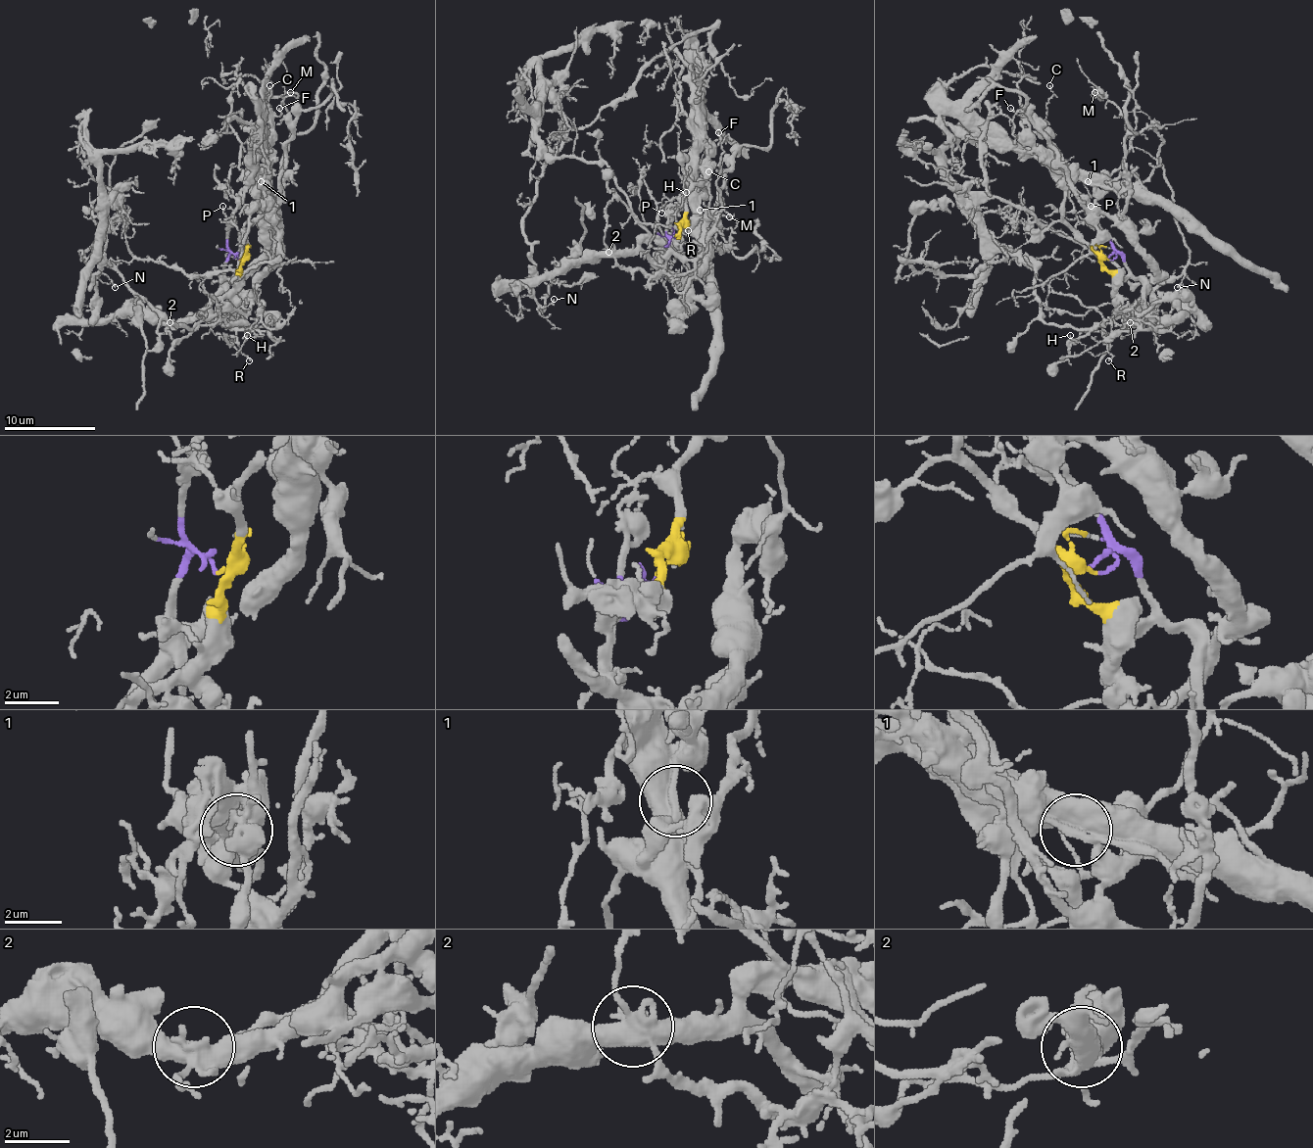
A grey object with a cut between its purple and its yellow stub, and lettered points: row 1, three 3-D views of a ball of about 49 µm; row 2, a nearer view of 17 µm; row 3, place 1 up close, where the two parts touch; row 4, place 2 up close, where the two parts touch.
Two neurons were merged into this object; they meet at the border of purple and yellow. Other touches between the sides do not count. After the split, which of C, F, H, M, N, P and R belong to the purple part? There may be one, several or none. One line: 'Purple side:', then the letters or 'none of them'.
Purple side: none of them

